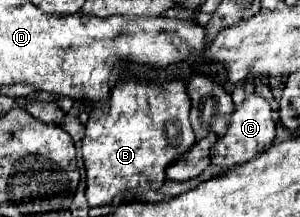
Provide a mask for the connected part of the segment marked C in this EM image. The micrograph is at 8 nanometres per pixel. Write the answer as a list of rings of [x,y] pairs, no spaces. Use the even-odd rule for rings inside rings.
[[[248,95],[242,101],[242,105],[234,109],[228,123],[228,131],[212,145],[210,157],[212,157],[212,163],[218,167],[236,167],[254,159],[258,153],[270,147],[272,141],[274,141],[274,121],[272,121],[270,103],[260,95]]]

